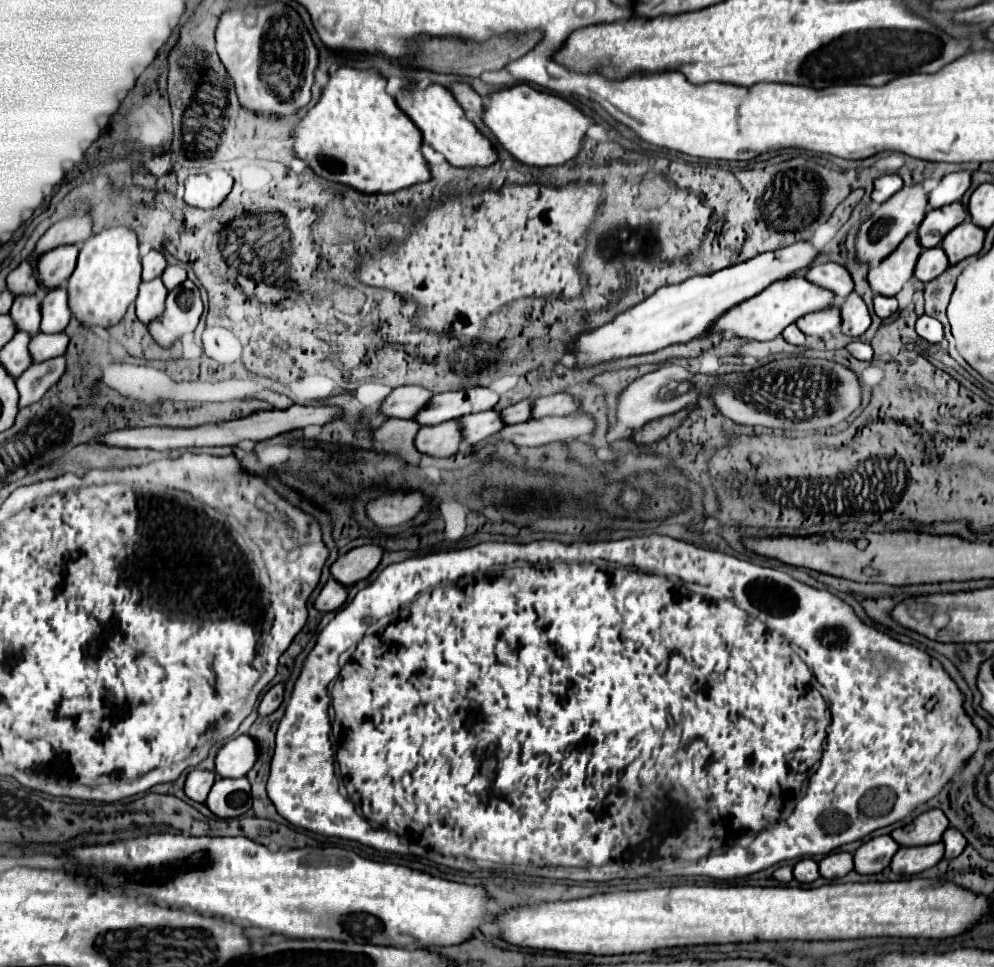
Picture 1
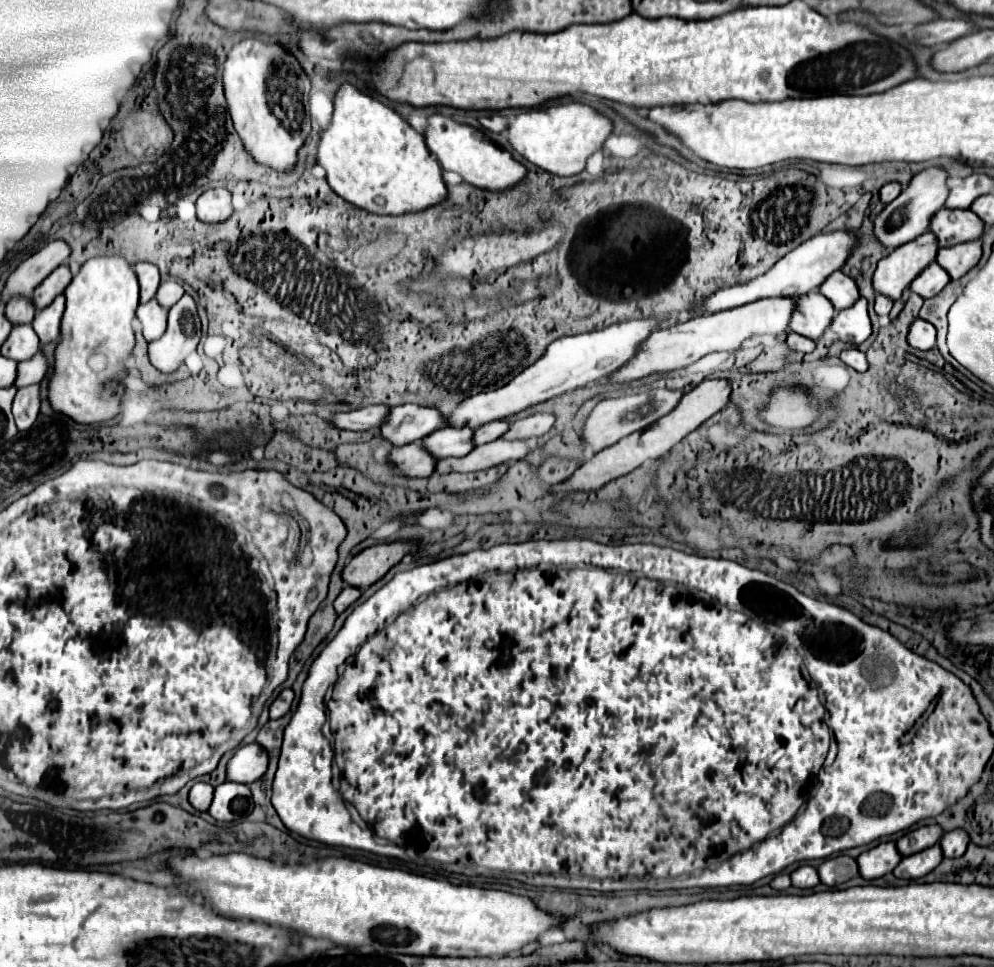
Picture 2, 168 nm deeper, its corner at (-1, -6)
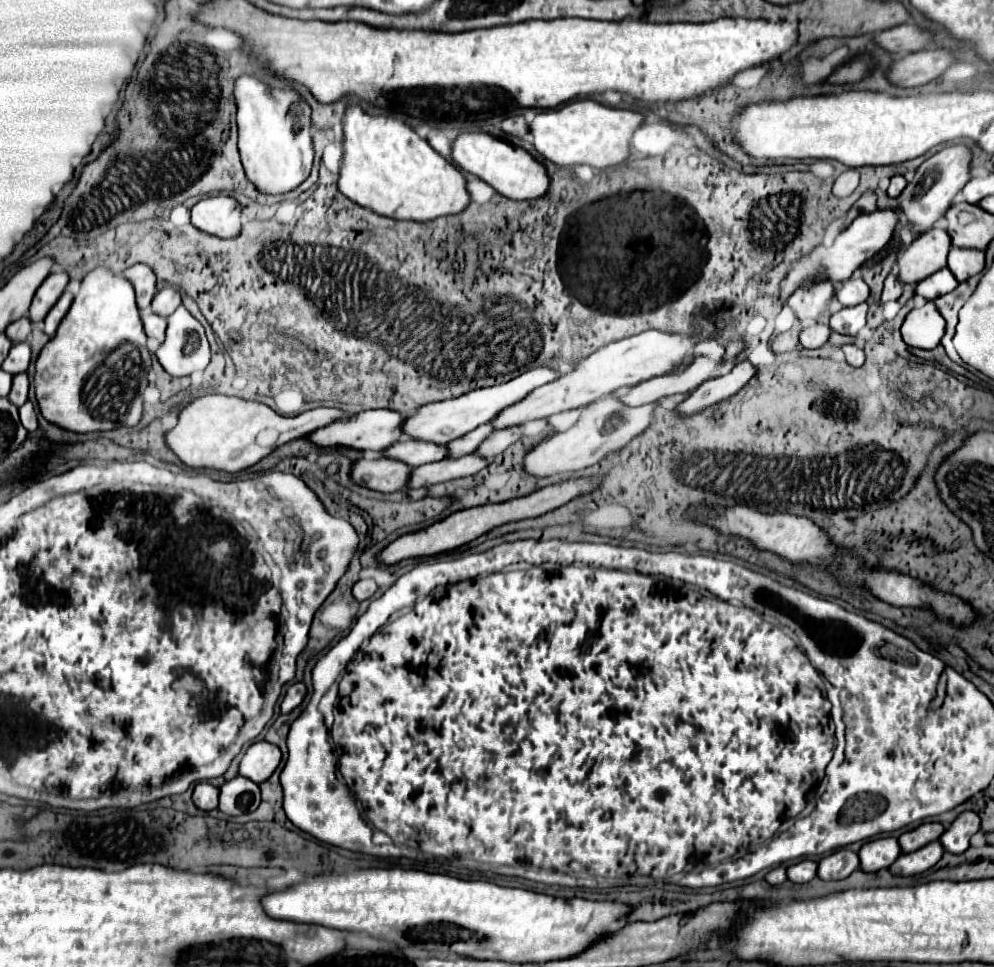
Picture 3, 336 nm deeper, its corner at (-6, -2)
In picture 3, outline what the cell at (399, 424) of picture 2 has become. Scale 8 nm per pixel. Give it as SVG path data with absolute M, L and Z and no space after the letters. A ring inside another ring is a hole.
M380 408L380 410L366 410L356 414L354 418L350 416L348 420L340 420L340 422L332 422L330 426L324 426L316 432L312 432L308 438L318 444L318 446L350 446L356 450L386 450L388 446L392 446L394 442L400 440L400 436L404 434L404 420L406 416L390 410L390 408Z

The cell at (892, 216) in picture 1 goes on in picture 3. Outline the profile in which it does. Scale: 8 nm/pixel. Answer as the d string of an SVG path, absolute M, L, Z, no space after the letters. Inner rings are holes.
M948 146L930 156L916 170L912 182L908 182L908 186L900 194L900 212L906 216L912 234L920 236L922 232L928 232L946 214L956 194L970 180L968 164L970 164L970 150L966 146Z

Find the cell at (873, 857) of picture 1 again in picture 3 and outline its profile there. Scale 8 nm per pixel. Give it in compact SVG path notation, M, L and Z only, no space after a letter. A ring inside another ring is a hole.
M888 836L888 838L878 838L872 842L866 842L858 856L860 856L860 868L864 872L878 872L882 868L888 868L894 864L894 860L902 854L898 840Z

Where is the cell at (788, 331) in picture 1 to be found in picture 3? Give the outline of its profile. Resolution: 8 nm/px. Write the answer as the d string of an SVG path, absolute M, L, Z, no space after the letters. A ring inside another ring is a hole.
M814 324L800 332L800 344L802 348L820 348L826 344L828 336L830 336L830 328L826 324Z

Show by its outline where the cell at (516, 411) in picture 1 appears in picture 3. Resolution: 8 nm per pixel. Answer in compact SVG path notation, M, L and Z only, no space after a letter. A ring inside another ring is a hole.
M484 424L484 426L478 426L476 430L472 430L470 434L452 440L448 444L450 446L448 448L450 450L450 456L452 458L460 458L460 456L466 456L466 454L476 452L478 446L482 444L482 440L486 440L490 436L490 432L494 432L494 426L492 424Z

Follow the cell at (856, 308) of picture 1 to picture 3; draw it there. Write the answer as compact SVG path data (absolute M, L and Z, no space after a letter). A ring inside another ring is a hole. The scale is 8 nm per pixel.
M866 302L852 308L842 308L830 316L830 328L840 334L856 336L866 326L866 312L868 312Z

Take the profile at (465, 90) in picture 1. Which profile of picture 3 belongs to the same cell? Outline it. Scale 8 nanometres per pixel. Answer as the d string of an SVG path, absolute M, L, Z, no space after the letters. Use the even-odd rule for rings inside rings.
M508 116L506 120L502 120L502 130L506 134L512 134L512 136L526 136L528 134L528 124L524 120L524 116Z

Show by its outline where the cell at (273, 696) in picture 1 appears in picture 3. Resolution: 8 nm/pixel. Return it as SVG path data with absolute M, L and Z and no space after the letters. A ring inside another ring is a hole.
M296 682L296 684L292 684L288 690L286 690L286 694L284 694L284 700L282 700L282 704L280 704L280 708L282 708L282 714L288 714L288 712L292 712L302 700L304 700L304 694L306 694L306 686L302 684L302 682Z

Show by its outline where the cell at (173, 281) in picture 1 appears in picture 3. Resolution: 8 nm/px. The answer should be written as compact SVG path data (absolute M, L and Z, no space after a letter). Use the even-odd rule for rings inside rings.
M168 286L158 290L158 294L152 300L152 312L156 312L158 316L168 318L178 306L182 304L182 296L180 290L176 286Z

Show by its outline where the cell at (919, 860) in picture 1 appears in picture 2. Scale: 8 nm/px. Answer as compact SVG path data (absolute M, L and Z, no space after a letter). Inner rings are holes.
M937 844L937 846L931 846L929 850L923 850L923 852L901 858L901 862L893 870L893 874L897 878L915 880L915 878L921 878L921 876L929 874L941 860L943 860L943 854L941 854L941 846Z

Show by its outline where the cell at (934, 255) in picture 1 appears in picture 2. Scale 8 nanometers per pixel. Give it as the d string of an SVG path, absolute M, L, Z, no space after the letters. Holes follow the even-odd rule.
M933 262L911 282L909 288L921 298L933 298L949 284L949 280L949 274L937 262Z

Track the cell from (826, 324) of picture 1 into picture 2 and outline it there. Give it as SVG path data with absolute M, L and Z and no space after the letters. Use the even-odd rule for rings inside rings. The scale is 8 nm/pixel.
M809 292L795 300L789 330L811 340L819 340L835 316L833 304L819 292Z

